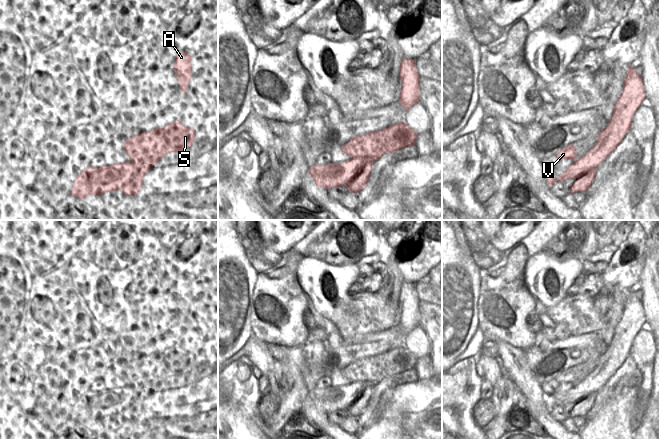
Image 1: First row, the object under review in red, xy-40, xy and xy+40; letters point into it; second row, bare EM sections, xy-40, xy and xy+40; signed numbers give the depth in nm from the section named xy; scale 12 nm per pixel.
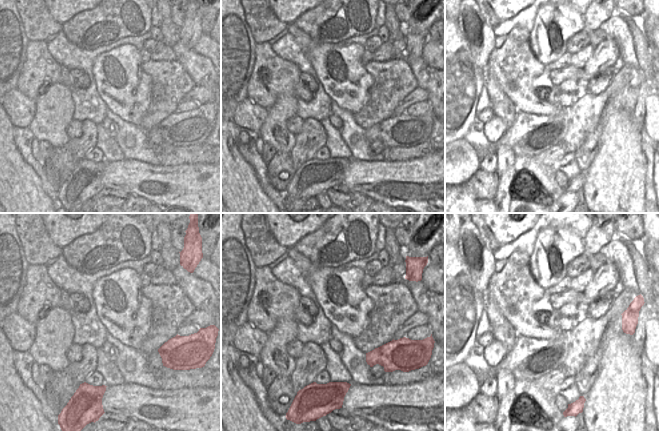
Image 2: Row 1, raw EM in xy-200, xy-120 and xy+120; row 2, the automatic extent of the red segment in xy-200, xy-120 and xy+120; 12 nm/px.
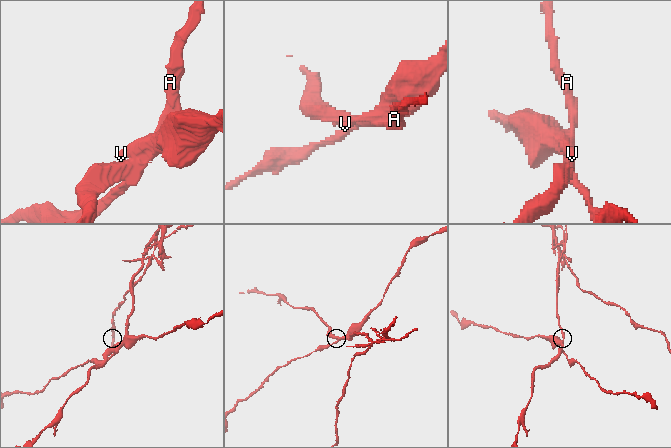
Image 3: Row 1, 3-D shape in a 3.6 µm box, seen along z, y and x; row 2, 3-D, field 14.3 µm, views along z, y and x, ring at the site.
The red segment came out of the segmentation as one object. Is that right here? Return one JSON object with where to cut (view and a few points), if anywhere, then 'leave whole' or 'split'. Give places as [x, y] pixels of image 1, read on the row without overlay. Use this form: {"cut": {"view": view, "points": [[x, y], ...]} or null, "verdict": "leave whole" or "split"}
{"cut": {"view": "xy", "points": [[382, 376], [374, 372], [378, 377], [374, 382], [351, 383]]}, "verdict": "split"}

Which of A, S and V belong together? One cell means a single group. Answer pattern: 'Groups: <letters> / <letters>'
Groups: A / S V

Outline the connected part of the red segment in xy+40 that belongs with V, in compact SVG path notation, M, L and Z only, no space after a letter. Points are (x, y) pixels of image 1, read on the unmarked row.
M574 367L564 371L560 376L556 378L556 381L560 383L575 383L578 381L577 375L574 372Z

